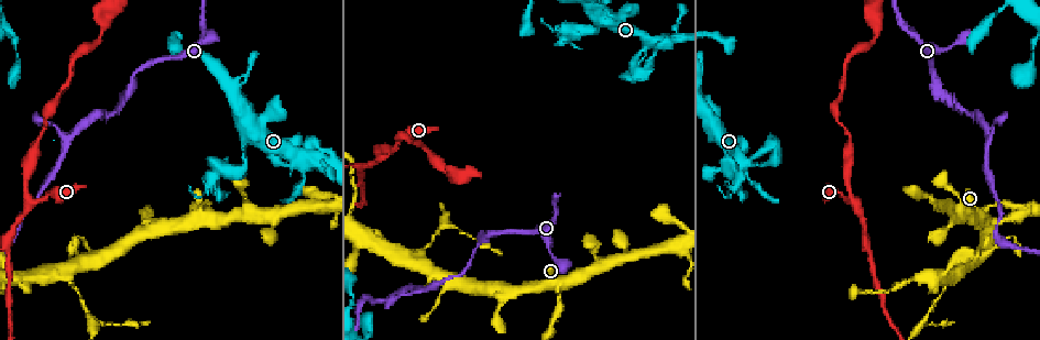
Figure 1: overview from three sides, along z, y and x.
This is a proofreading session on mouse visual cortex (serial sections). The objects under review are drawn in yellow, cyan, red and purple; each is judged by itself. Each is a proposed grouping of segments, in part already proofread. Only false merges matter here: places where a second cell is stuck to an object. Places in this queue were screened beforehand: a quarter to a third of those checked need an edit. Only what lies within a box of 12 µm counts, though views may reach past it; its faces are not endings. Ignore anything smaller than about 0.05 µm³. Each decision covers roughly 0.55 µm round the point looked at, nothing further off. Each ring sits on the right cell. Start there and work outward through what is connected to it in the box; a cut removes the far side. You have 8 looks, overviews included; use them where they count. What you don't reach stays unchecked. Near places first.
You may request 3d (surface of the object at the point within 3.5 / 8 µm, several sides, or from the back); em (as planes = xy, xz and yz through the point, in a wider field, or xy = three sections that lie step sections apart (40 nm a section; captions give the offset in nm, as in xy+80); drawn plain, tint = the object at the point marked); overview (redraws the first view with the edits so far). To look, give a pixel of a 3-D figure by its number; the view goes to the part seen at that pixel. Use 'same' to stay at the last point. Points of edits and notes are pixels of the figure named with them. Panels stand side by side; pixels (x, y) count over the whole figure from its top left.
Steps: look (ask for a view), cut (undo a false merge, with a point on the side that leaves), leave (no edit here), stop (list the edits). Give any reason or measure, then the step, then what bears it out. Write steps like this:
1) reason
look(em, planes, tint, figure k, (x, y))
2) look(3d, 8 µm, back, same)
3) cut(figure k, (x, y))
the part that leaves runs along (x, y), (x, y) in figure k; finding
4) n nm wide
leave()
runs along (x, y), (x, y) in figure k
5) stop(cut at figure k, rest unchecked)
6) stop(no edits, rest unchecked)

abrupt turn
look(3d, 3.5 µm, back, figure 1, (71, 134))

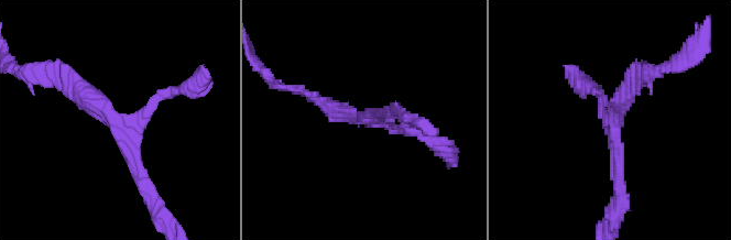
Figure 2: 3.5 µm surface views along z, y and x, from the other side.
look(em, xy, step 1, tint, figure 2, (611, 126))

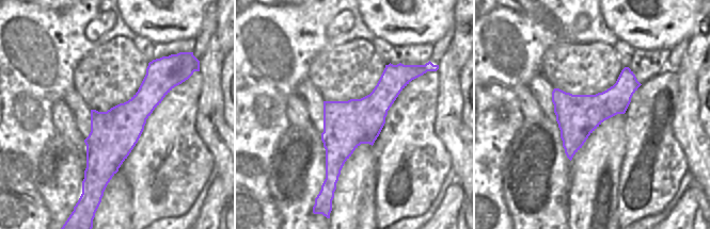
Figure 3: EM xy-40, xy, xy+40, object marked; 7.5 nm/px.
leave()
runs along (406, 67), (340, 141), (330, 181) in figure 3; continuous, no second cell

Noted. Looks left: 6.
sudden change in width
look(em, xy, step 1, tint, figure 1, (75, 288))

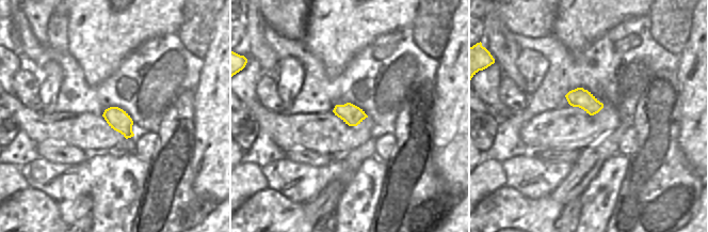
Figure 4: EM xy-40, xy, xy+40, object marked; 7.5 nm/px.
look(3d, 3.5 µm, back, same)

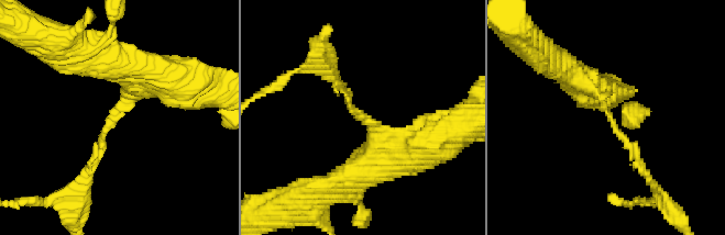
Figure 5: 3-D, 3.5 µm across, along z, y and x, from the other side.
arms of 100, 400 nm
cut(figure 5, (101, 140))
the part that leaves runs along (123, 107), (76, 190) in figure 5; two cells meet here

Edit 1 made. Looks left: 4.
look(overview)

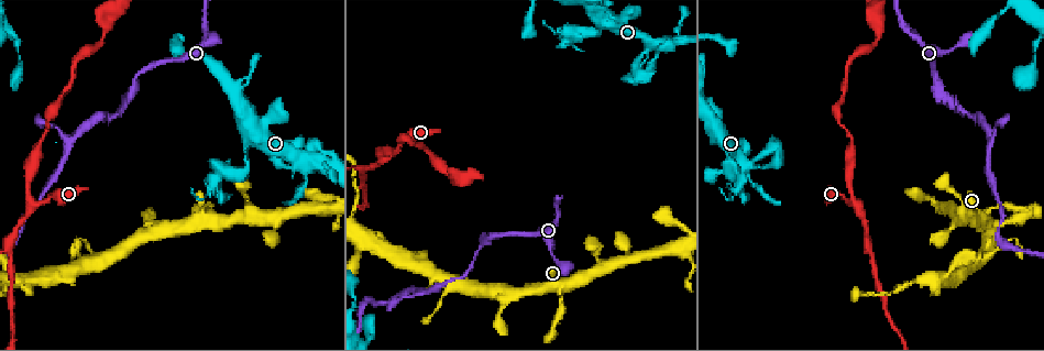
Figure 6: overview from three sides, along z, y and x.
sharp bend
look(em, xy, step 3, tint, figure 6, (227, 169))

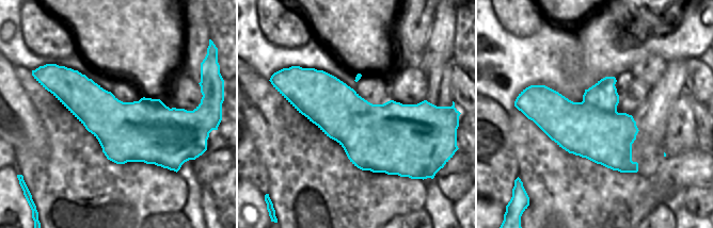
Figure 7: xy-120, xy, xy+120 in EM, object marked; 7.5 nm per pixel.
look(3d, 3.5 µm, same)

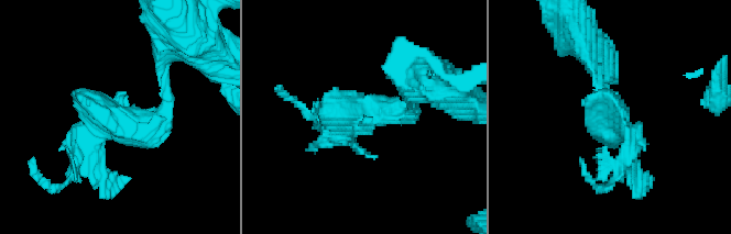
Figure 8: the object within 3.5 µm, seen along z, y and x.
cut(figure 8, (628, 162))
the part that leaves runs along (628, 136), (611, 184), (586, 170) in figure 8; a second cell is stuck on

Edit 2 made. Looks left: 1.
stop(cut at figure 5, cut at figure 8, rest unchecked)

